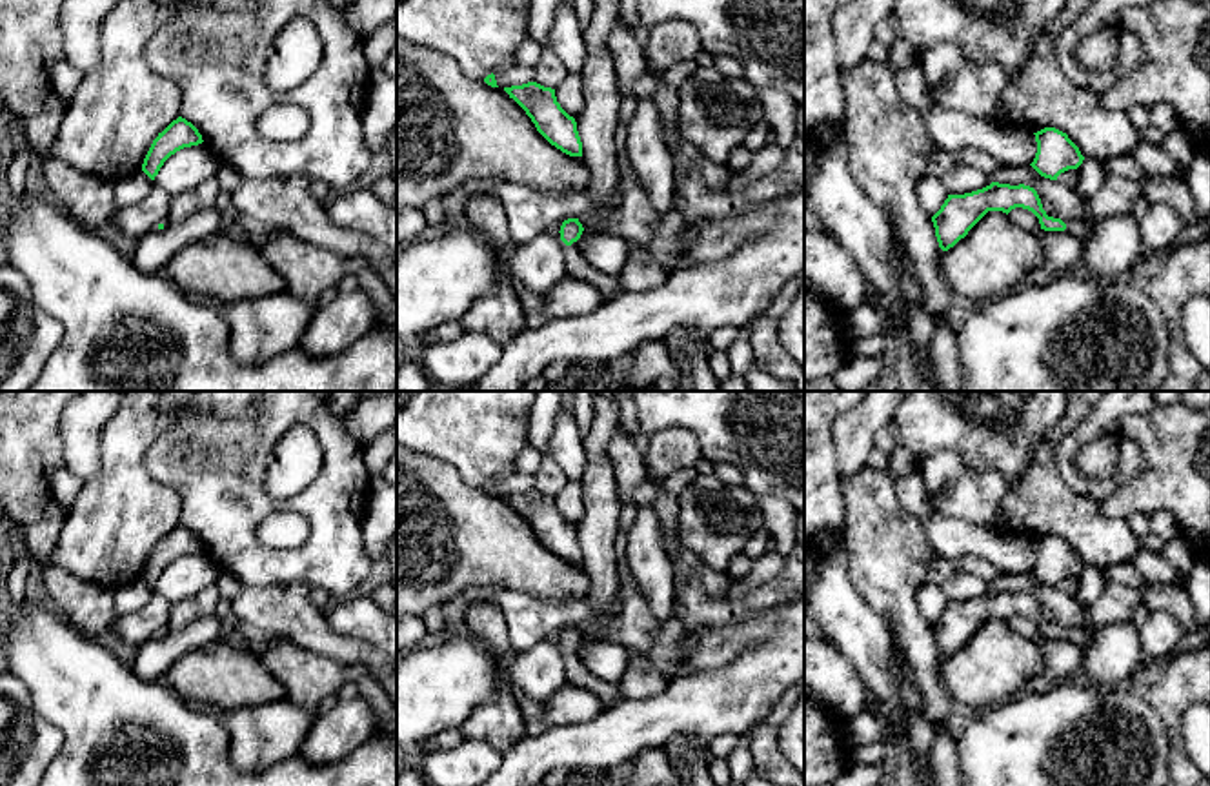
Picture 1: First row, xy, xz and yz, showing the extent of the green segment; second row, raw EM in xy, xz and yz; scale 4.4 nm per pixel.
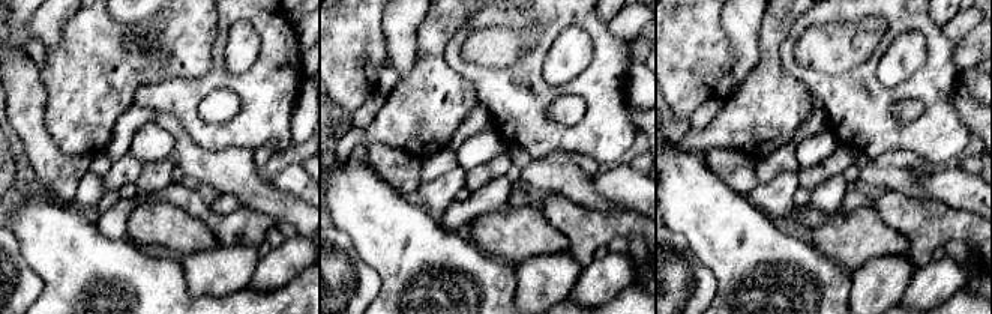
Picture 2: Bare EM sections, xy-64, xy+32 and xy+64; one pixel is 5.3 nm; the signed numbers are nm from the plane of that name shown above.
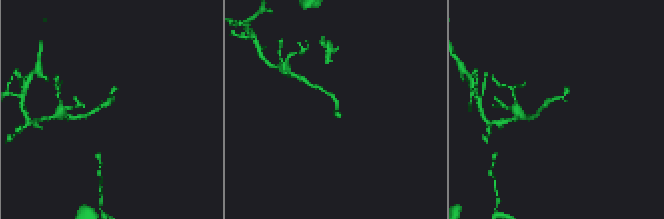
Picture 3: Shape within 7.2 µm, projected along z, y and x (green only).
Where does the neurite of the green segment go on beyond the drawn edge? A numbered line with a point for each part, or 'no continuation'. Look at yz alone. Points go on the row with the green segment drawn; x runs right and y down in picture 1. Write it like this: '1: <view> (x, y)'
1: yz (1081, 230)

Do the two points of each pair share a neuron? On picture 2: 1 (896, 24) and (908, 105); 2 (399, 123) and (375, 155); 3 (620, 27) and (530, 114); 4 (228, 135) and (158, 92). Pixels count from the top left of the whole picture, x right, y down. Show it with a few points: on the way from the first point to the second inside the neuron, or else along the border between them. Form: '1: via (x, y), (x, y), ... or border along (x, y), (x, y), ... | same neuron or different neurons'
1: border along (926, 107), (916, 99), (901, 99), (893, 111) | different neurons
2: border along (365, 147), (383, 143), (416, 156) | different neurons
3: border along (607, 23), (607, 27), (626, 42) | different neurons
4: via (210, 135), (176, 104) | same neuron

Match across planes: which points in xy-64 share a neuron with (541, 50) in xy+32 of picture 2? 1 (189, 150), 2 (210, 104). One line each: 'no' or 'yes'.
1: no
2: no

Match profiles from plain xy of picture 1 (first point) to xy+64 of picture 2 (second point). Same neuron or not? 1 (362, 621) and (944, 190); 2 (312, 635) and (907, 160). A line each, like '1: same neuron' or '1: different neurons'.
1: same neuron
2: different neurons

